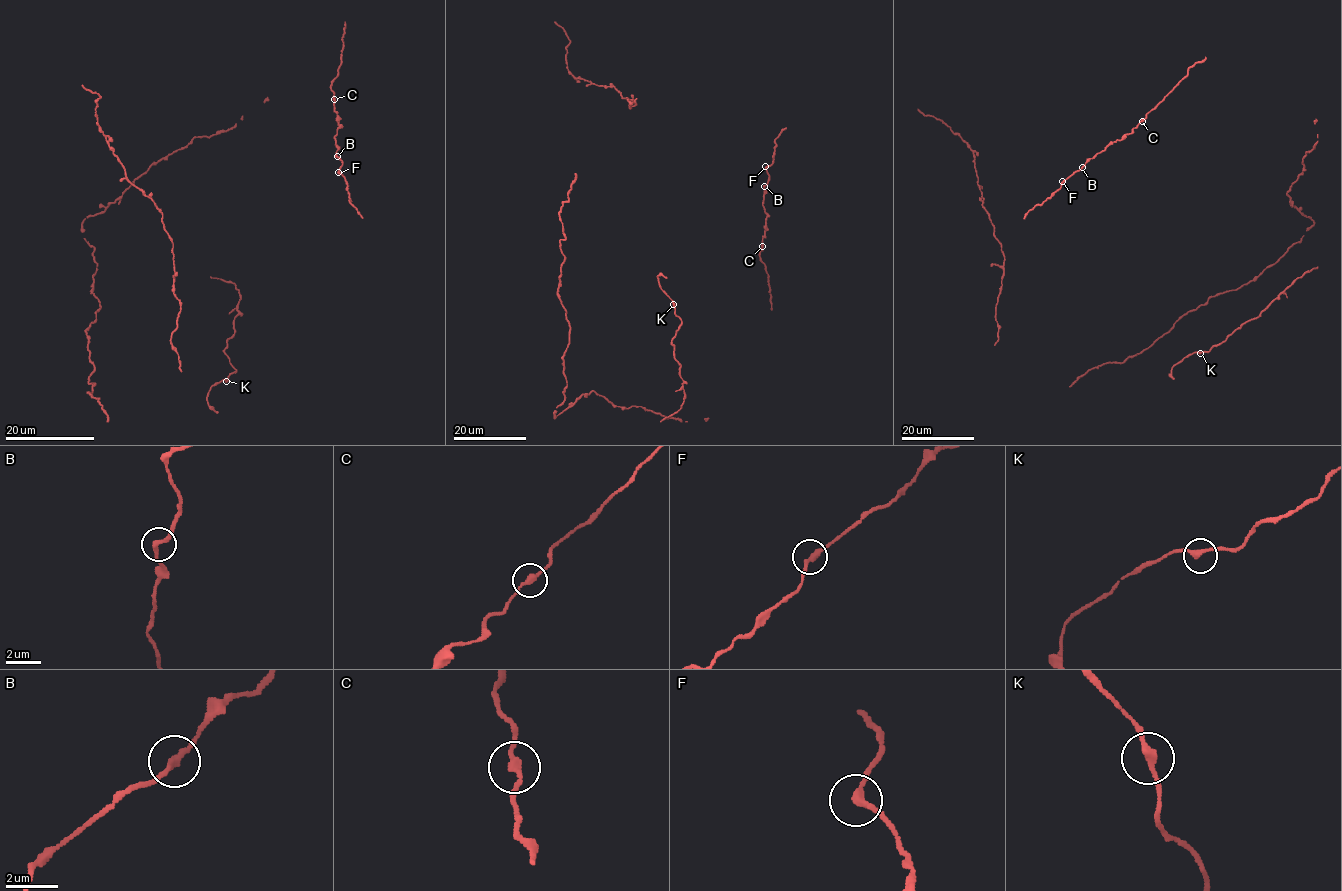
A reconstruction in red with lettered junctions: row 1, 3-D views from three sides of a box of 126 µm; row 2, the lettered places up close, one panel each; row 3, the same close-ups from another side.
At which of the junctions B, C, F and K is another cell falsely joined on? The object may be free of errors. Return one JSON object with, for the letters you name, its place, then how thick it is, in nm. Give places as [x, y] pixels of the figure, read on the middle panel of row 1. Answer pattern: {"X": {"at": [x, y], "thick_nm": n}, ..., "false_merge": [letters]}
{"false_merge": []}

